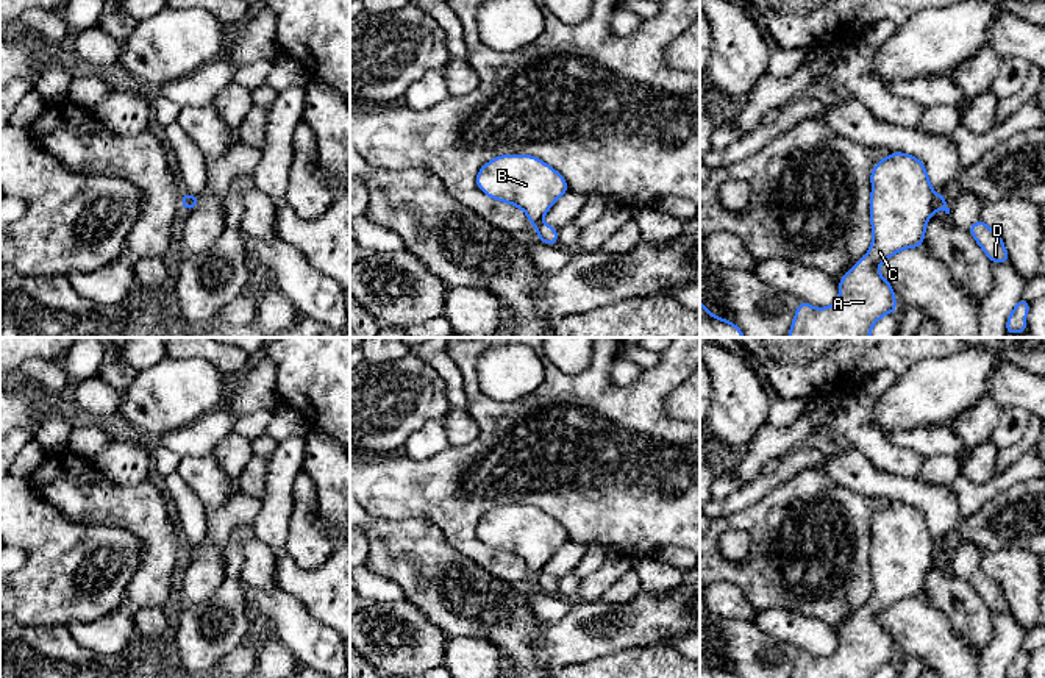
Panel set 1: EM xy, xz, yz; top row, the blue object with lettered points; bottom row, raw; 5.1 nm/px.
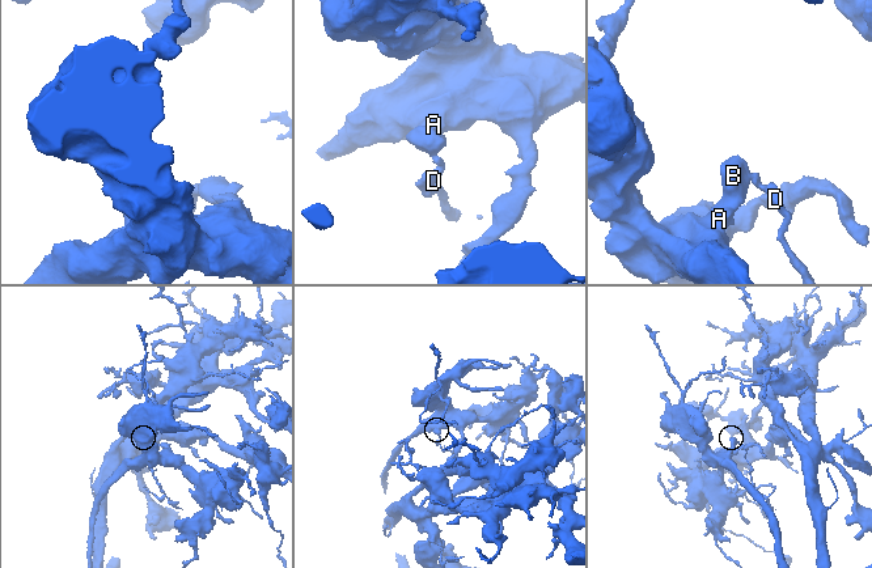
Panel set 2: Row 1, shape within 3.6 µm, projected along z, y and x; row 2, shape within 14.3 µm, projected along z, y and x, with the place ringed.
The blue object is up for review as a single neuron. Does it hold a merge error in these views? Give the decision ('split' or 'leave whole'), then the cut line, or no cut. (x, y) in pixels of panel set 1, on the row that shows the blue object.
split | yz (934, 196), (936, 208)

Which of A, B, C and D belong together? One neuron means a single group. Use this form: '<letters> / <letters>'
A B C / D

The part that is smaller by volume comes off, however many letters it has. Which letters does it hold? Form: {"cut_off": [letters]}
{"cut_off": ["D"]}

